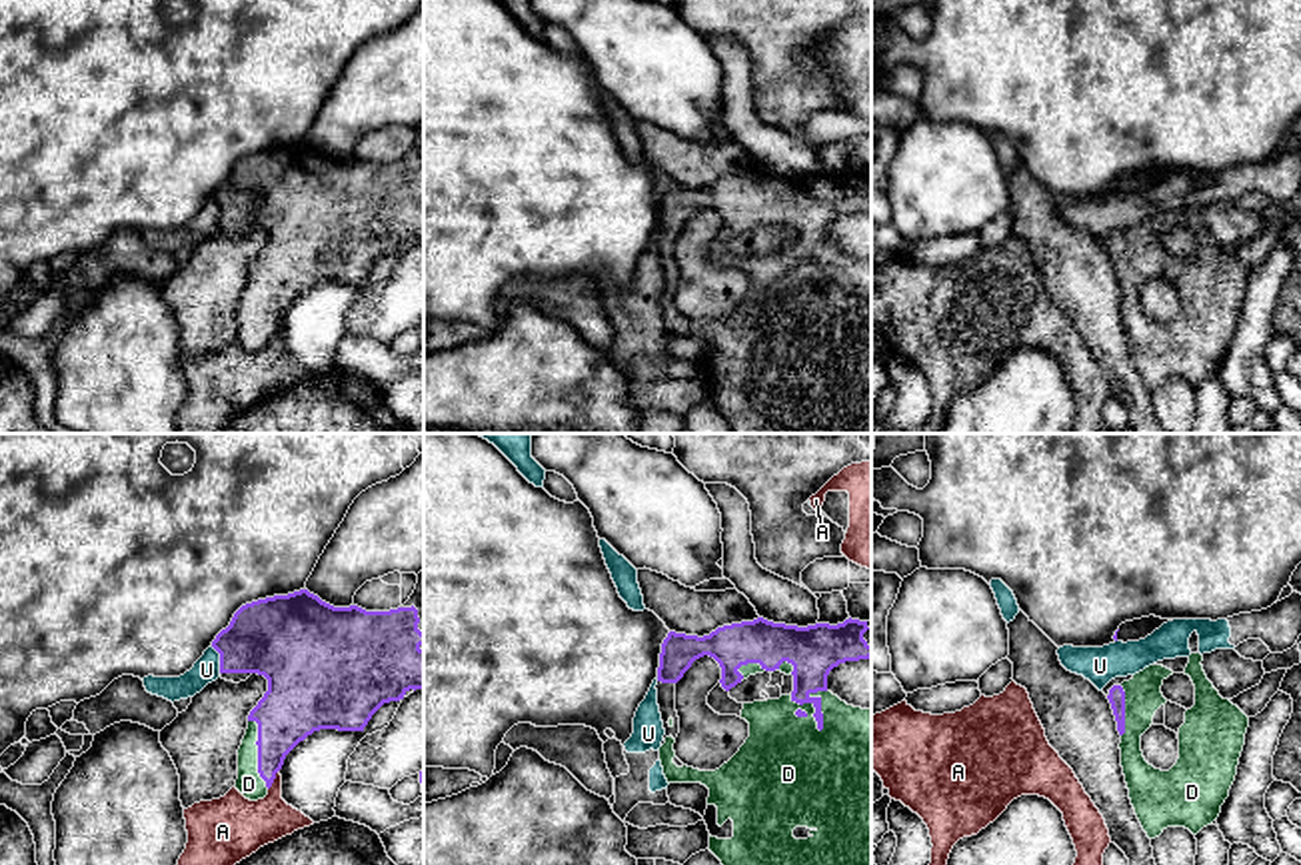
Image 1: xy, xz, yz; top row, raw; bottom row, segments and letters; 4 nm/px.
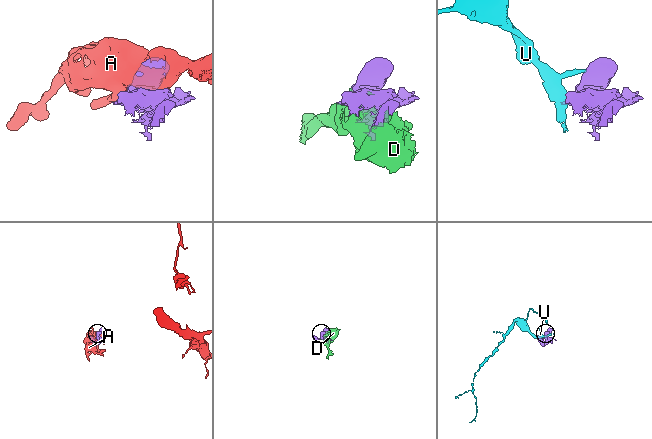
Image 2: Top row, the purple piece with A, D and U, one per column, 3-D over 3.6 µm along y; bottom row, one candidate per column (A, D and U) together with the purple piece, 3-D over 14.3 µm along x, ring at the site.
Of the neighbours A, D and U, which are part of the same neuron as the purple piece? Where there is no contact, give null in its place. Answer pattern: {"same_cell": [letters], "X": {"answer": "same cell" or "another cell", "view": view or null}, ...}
{"same_cell": ["D"], "A": {"answer": "another cell", "view": "xy"}, "D": {"answer": "same cell", "view": "xz"}, "U": {"answer": "another cell", "view": "xy"}}

